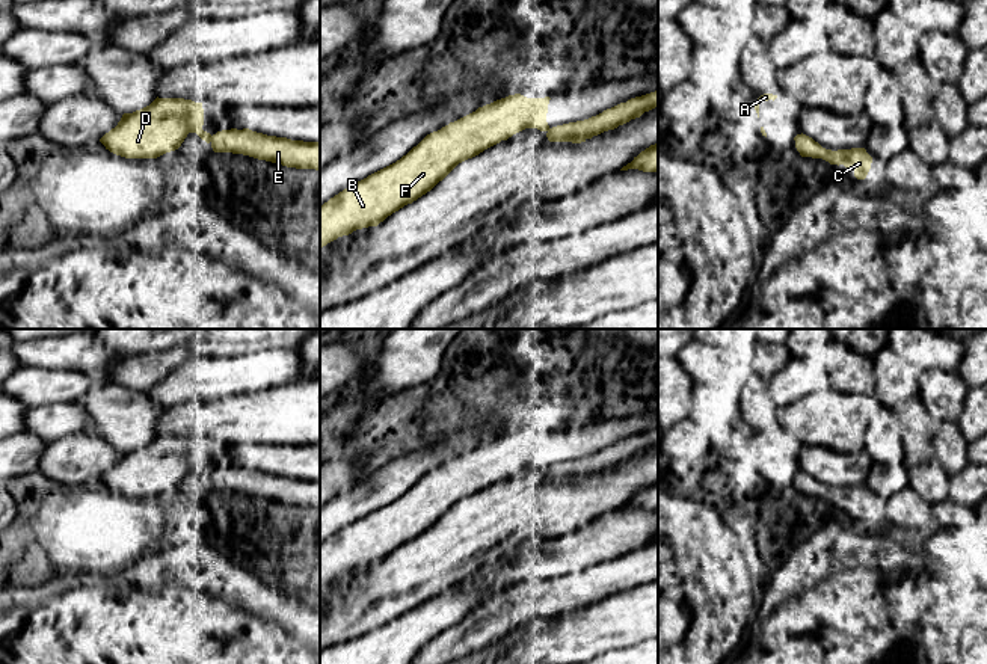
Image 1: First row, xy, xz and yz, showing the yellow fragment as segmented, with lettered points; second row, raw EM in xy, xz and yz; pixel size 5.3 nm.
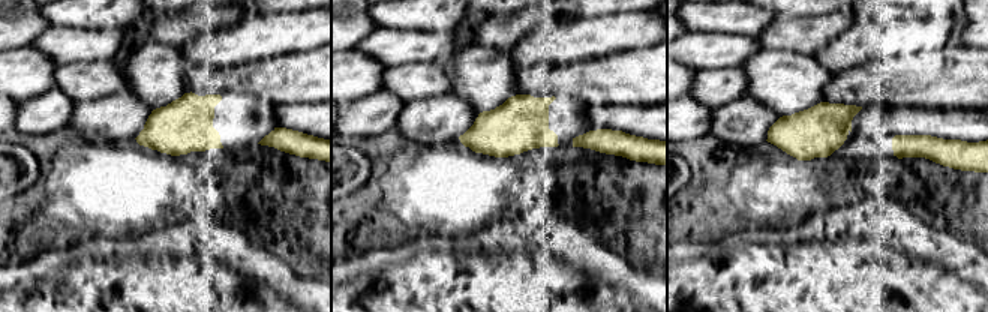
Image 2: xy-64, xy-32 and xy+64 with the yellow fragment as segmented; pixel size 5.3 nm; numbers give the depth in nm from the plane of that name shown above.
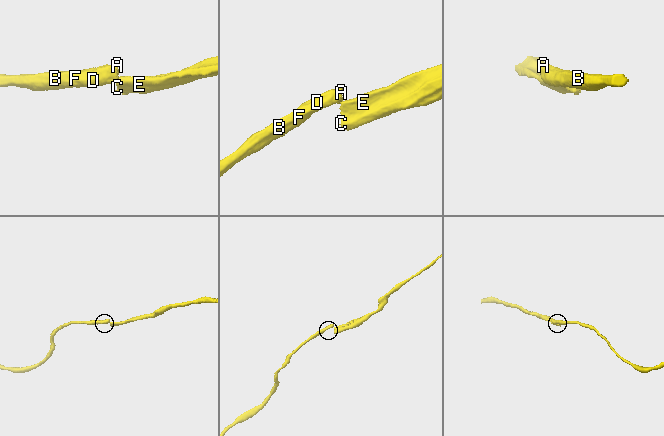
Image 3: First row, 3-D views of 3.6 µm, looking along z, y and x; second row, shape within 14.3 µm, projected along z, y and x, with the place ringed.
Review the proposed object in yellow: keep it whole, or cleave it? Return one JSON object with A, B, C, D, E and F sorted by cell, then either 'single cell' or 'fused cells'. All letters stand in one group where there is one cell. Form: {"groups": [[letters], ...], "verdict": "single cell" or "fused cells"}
{"groups": [["A", "B", "D", "F"], ["C", "E"]], "verdict": "fused cells"}

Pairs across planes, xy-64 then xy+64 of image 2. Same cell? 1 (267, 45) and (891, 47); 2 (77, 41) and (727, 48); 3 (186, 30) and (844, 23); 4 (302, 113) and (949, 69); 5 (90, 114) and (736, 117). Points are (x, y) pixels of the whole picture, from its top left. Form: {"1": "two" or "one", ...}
{"1": "one", "2": "one", "3": "one", "4": "two", "5": "one"}

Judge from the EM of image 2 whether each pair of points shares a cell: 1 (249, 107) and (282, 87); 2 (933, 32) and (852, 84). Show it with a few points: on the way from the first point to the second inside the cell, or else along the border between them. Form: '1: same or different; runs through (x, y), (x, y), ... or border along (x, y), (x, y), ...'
1: different; border along (234, 92), (243, 92), (258, 101)
2: different; border along (922, 50), (897, 56)

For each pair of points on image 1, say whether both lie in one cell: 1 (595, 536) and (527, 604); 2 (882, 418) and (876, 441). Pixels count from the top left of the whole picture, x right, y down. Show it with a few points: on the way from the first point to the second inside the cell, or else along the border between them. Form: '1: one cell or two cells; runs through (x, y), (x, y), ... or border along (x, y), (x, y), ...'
1: two cells; border along (566, 572), (563, 575)
2: one cell; runs through (882, 424), (882, 435)

